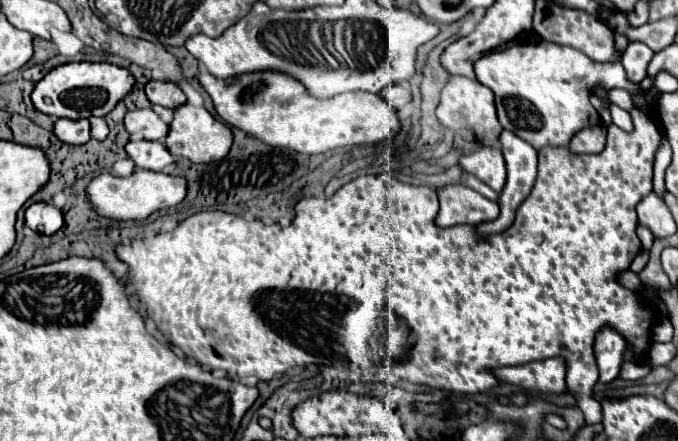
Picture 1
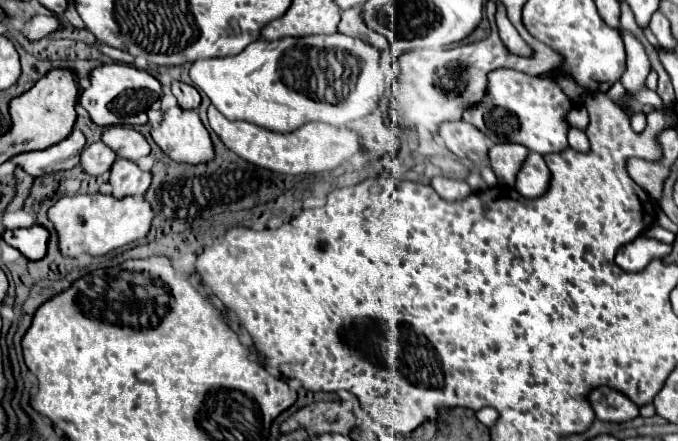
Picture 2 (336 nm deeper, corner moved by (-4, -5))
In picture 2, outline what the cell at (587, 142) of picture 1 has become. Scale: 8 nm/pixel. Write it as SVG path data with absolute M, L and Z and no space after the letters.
M570 129L568 131L568 145L576 151L588 151L588 147L590 147L584 131L580 131L580 129Z

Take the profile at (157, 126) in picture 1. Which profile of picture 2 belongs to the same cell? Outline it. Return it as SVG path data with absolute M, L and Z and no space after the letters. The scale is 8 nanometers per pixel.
M126 125L106 127L102 133L102 143L110 147L116 153L116 157L128 161L138 161L140 157L146 157L150 153L150 145L144 139L144 135Z

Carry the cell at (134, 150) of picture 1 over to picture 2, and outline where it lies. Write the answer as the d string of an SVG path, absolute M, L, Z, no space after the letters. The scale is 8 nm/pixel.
M116 159L112 169L110 169L110 179L108 183L112 185L112 195L114 197L132 197L132 195L144 195L148 185L152 181L152 175L148 171L138 169L136 163Z

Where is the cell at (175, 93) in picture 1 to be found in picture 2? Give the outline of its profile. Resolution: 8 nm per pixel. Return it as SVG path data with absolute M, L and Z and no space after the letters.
M174 81L172 83L172 93L178 99L178 105L182 109L196 109L200 105L200 93L192 85L186 85L182 81Z

